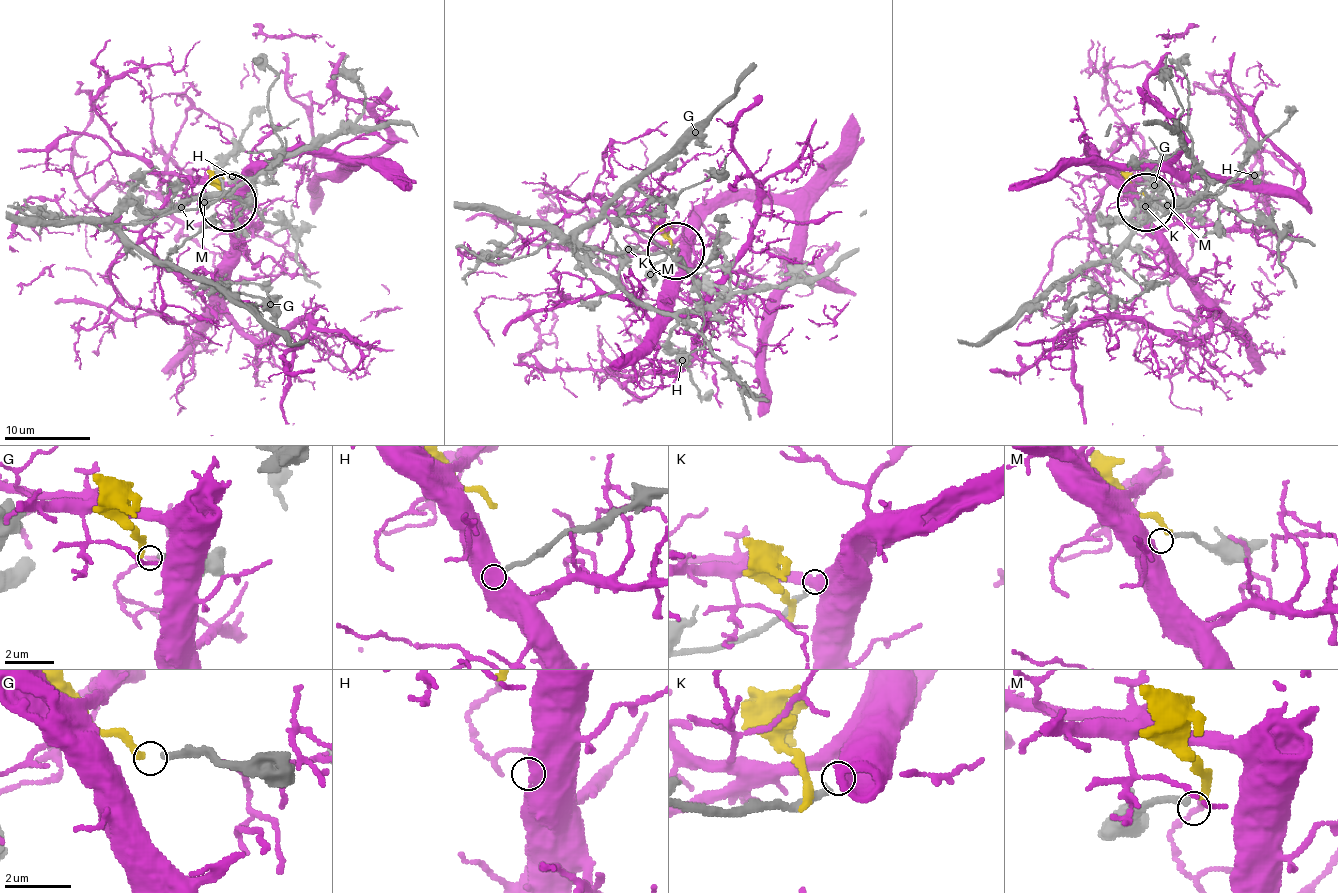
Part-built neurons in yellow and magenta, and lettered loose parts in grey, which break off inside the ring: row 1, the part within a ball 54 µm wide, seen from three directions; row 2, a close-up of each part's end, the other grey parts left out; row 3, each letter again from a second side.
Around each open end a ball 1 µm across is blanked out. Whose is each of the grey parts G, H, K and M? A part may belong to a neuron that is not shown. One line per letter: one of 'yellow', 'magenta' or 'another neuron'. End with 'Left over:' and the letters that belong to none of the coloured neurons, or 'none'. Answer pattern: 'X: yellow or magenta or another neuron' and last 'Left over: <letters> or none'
G: yellow
H: another neuron
K: another neuron
M: another neuron
Left over: H, K, M

